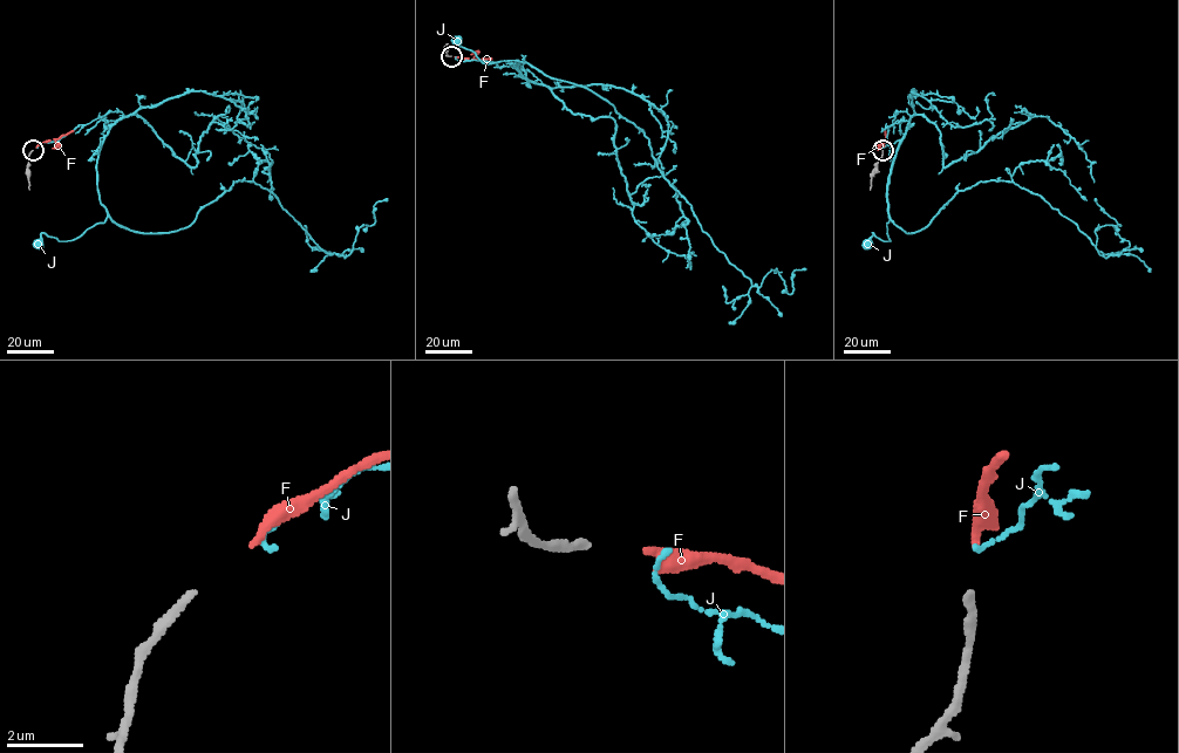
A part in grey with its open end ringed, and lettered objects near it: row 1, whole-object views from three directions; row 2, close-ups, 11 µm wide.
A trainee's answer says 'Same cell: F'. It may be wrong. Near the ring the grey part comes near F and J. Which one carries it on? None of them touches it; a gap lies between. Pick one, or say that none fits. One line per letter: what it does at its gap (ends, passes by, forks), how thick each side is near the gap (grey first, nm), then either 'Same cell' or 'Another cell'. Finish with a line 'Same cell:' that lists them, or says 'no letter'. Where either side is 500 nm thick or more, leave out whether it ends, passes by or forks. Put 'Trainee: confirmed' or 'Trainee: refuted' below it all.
F: It ends there. Thickness 200 nm (grey) against 240 nm. Same cell
J: It ends there. Thickness 200 nm (grey) against 130 nm. Another cell
Same cell: F
Trainee: confirmed

